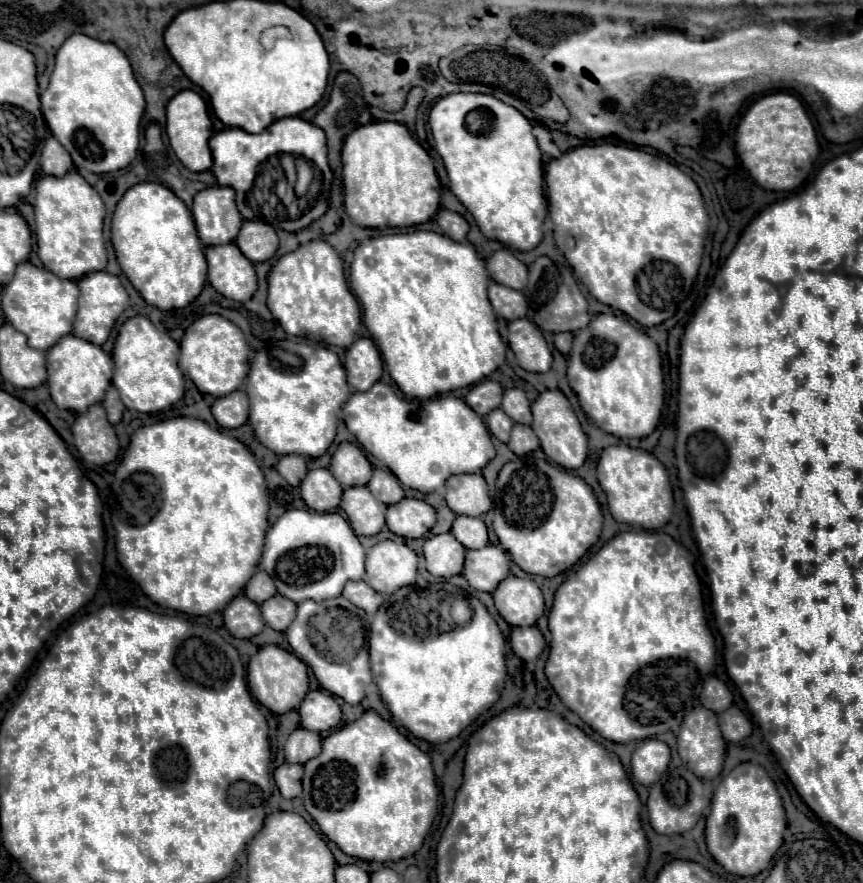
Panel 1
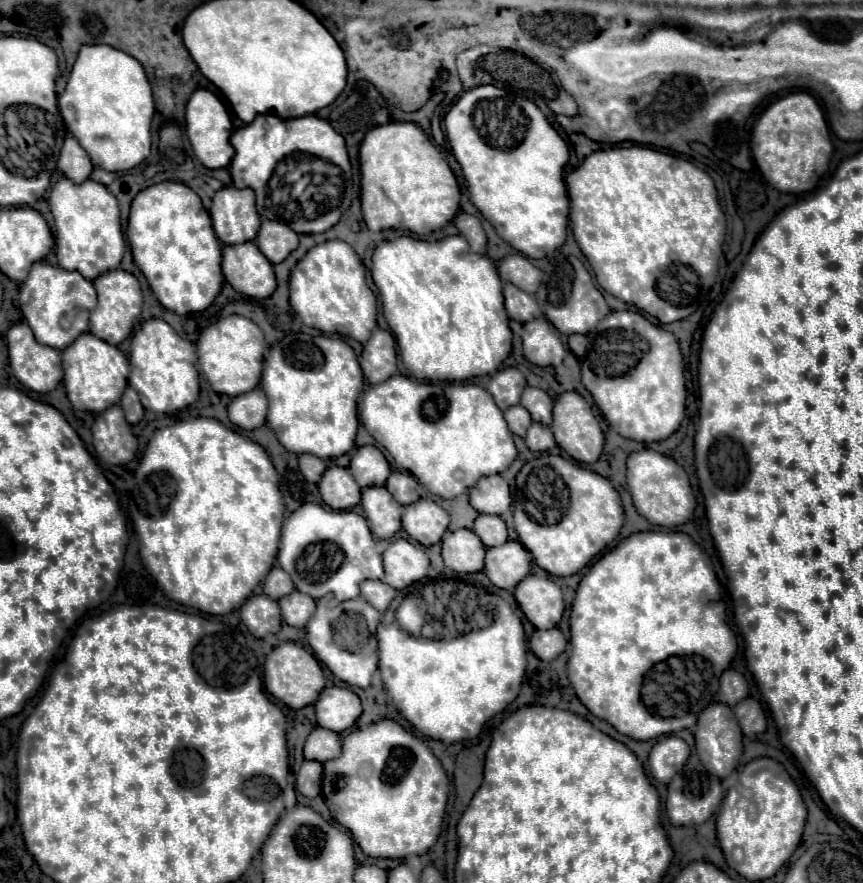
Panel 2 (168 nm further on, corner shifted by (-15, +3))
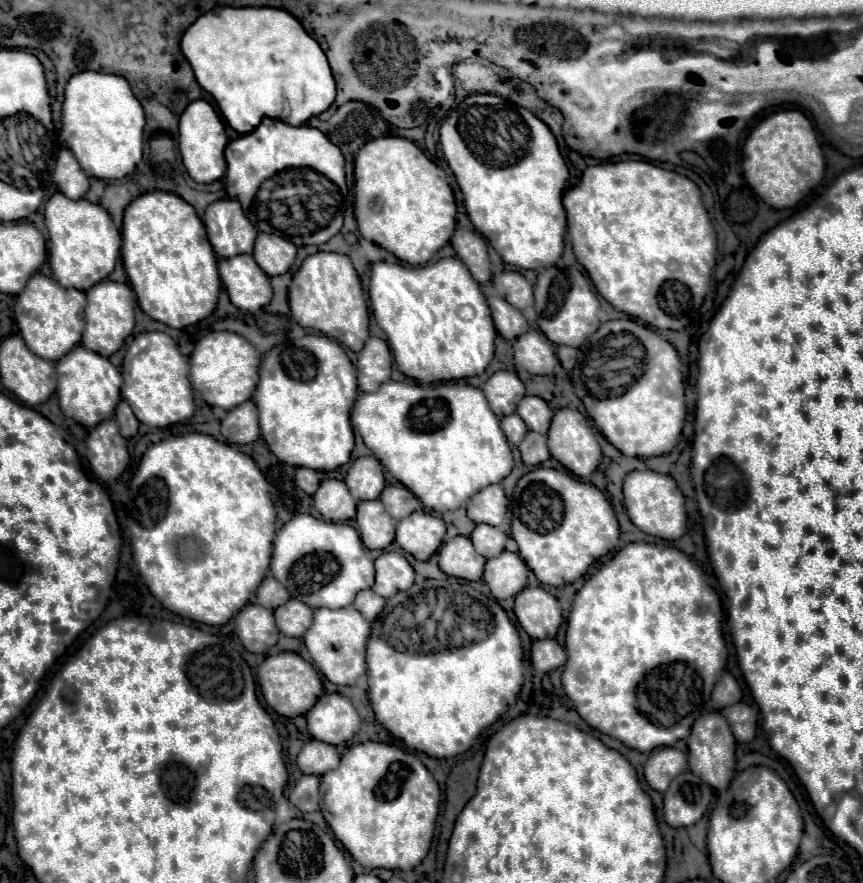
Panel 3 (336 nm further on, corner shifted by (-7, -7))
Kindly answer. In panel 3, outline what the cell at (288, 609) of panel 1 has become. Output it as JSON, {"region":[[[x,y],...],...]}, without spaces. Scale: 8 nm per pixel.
{"region":[[[290,599],[278,609],[274,609],[274,617],[280,633],[288,637],[302,637],[312,625],[312,607],[304,605],[302,601]]]}

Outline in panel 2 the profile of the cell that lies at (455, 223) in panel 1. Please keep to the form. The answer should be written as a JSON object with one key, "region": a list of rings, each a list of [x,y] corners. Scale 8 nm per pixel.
{"region":[[[460,211],[454,219],[454,225],[458,227],[460,235],[464,239],[468,239],[472,251],[476,253],[484,253],[486,251],[486,235],[484,235],[484,229],[480,225],[480,221],[474,217],[474,215],[468,215],[464,211]]]}

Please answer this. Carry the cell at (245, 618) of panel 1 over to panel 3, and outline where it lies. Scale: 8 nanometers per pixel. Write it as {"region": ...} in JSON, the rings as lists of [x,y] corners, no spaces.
{"region":[[[248,603],[236,617],[236,629],[242,645],[250,653],[264,653],[274,647],[278,641],[278,629],[274,623],[272,609],[264,609],[262,605]]]}

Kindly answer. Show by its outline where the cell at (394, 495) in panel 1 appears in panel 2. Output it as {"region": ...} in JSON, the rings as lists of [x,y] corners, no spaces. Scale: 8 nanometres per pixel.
{"region":[[[392,471],[386,481],[386,487],[392,493],[392,497],[402,505],[410,505],[424,495],[422,485],[410,473],[402,471]]]}

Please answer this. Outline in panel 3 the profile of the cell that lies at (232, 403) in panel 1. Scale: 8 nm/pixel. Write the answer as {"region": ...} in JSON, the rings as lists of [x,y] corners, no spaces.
{"region":[[[246,401],[226,413],[222,419],[222,435],[232,445],[248,445],[260,437],[258,409],[254,401]]]}

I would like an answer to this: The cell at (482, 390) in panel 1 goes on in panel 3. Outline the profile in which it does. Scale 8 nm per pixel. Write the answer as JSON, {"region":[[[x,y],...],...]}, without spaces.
{"region":[[[498,371],[494,373],[482,387],[490,409],[498,415],[512,415],[520,403],[520,399],[526,395],[526,387],[524,383],[518,379],[518,375],[514,371]]]}

